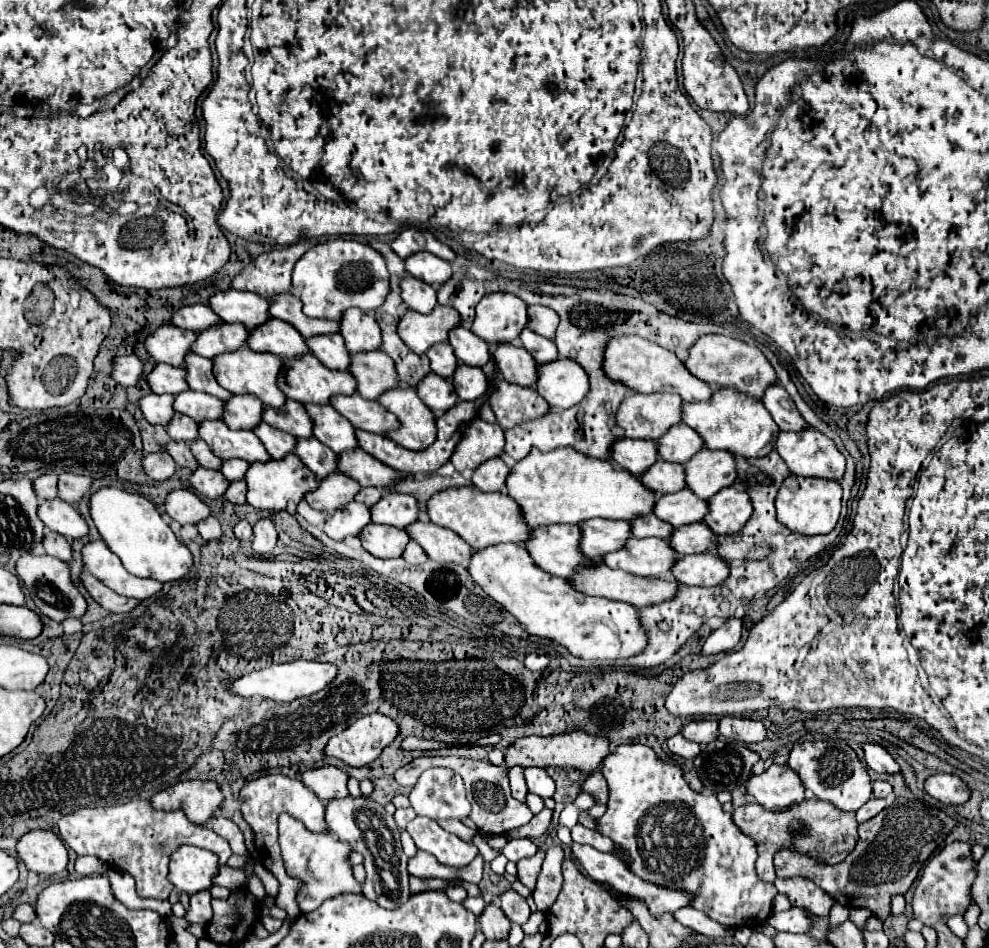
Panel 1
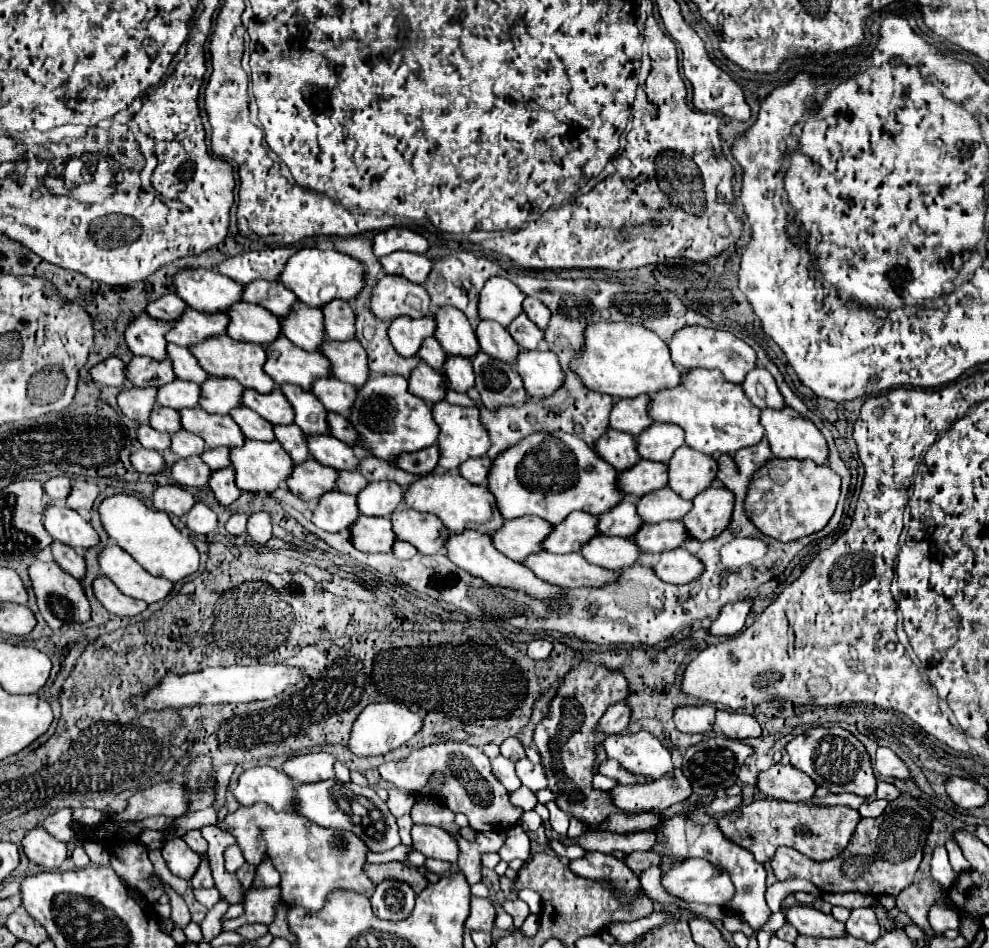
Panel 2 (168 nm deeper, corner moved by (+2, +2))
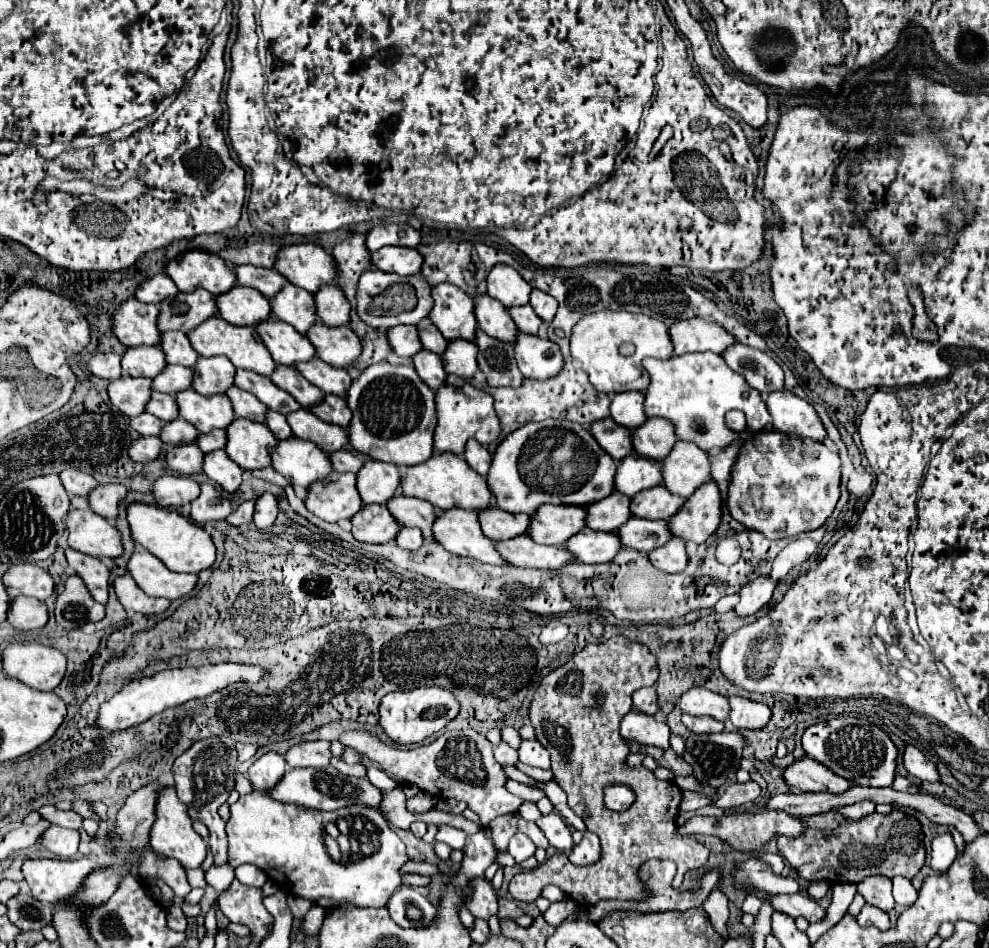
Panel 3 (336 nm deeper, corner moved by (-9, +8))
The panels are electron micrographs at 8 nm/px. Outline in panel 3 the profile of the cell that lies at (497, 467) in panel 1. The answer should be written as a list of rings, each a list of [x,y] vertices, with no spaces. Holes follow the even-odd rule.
[[[469,440],[465,448],[465,460],[477,474],[487,476],[487,470],[491,466],[491,454],[483,444],[479,444],[477,440]]]

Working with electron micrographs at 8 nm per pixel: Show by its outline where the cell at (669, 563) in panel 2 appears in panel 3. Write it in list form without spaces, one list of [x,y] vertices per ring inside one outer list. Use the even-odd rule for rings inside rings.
[[[671,538],[663,548],[657,548],[655,552],[649,554],[649,560],[655,568],[663,572],[681,572],[687,566],[687,550],[683,540]]]

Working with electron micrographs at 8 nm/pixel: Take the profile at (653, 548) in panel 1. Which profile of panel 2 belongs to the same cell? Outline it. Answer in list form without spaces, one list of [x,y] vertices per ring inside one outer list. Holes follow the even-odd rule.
[[[596,536],[584,548],[582,556],[602,568],[622,570],[634,566],[640,558],[642,550],[636,546],[634,538],[612,538],[612,536]]]

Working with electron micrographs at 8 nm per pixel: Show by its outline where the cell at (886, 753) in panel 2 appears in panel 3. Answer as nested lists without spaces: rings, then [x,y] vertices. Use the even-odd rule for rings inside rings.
[[[907,746],[905,748],[905,754],[903,754],[903,762],[905,762],[905,768],[909,770],[909,774],[921,778],[921,780],[927,780],[927,782],[937,782],[939,780],[939,772],[937,772],[937,766],[917,748],[917,746]]]

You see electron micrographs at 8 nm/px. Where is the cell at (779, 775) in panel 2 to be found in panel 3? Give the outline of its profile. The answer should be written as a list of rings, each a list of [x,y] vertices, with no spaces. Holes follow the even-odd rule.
[[[803,758],[793,762],[785,770],[785,782],[791,788],[803,790],[803,792],[833,792],[841,794],[849,790],[849,782],[843,780],[841,776],[835,776],[827,766],[819,764],[817,760]]]

